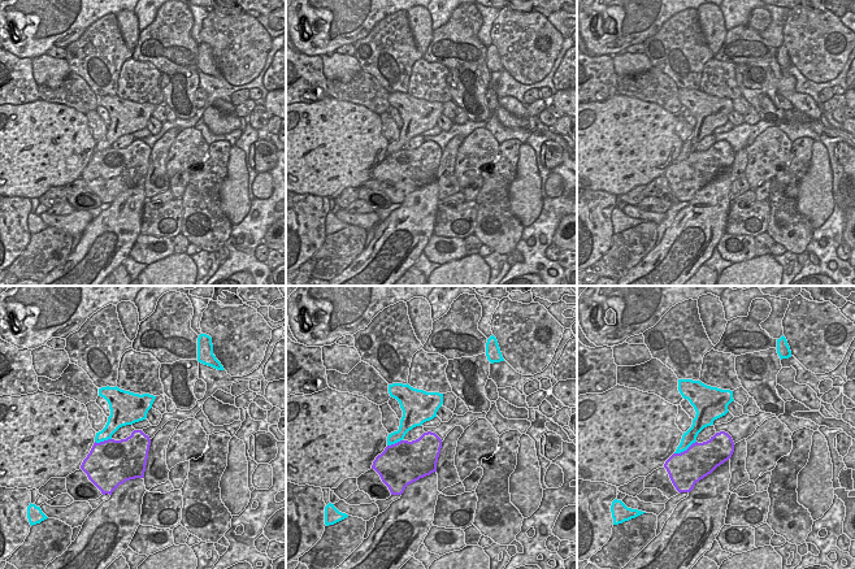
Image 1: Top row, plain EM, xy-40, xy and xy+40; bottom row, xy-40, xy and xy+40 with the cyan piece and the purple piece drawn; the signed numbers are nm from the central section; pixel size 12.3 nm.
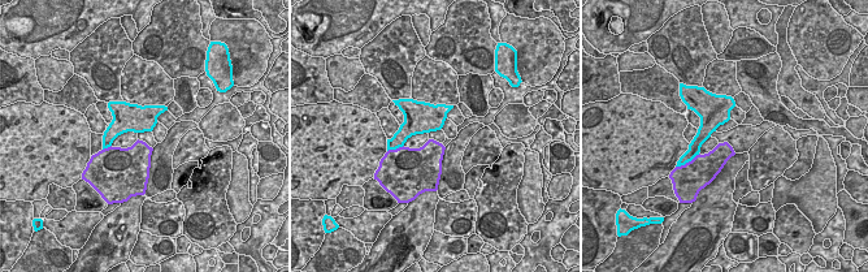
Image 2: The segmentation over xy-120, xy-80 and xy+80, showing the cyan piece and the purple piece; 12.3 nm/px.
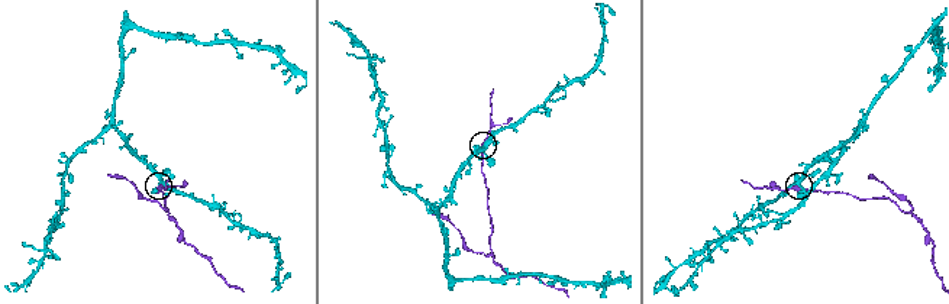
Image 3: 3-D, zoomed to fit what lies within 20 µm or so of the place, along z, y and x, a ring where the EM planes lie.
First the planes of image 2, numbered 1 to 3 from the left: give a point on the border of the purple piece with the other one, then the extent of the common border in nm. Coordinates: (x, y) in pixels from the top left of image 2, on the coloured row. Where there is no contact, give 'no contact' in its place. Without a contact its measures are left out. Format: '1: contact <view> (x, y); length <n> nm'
1: contact xy-120 (107, 147); length 130 nm
2: contact xy-80 (395, 149); length 220 nm
3: contact xy+80 (688, 162); length 340 nm

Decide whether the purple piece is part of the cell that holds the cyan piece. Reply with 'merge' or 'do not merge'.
do not merge

